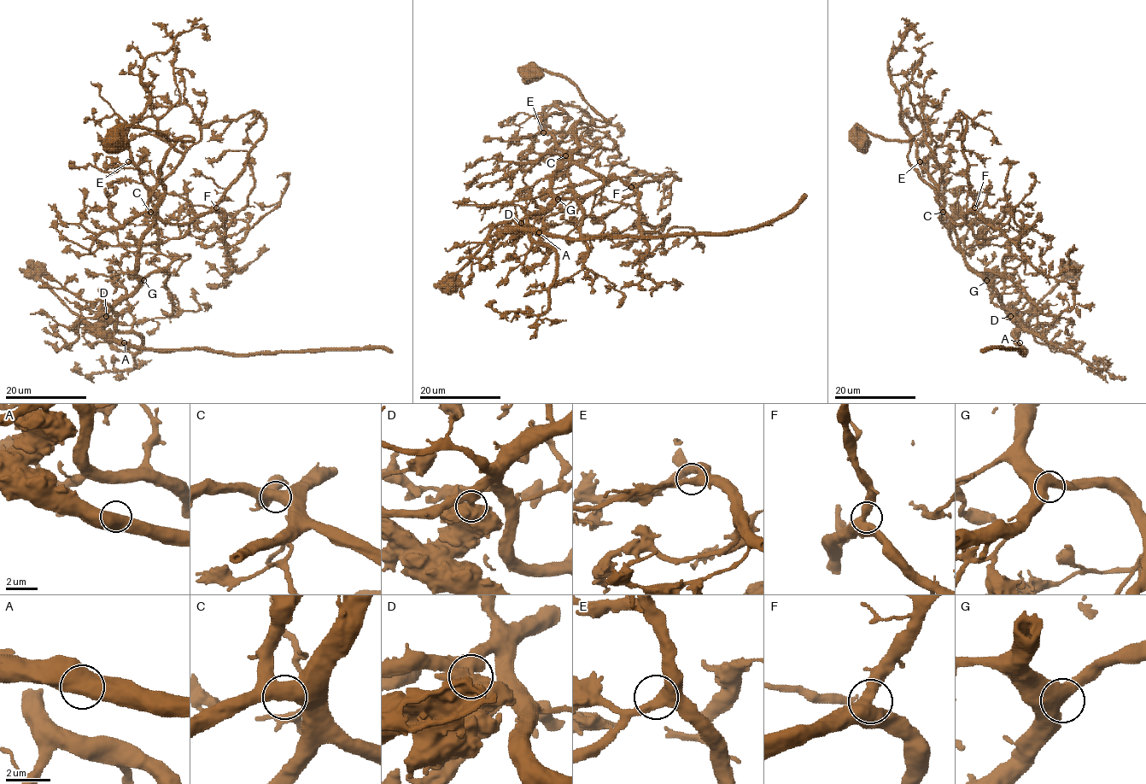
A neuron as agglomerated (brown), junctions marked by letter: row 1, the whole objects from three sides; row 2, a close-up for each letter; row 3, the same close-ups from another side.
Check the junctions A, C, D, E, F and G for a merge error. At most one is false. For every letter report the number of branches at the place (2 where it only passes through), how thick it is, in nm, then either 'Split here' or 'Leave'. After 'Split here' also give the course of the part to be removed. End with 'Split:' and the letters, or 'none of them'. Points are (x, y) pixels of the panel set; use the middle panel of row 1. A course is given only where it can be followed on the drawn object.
A: Branches: 2. Thickness 650 nm. Leave
C: Branches: 2. Thickness 550 nm. Leave
D: Branches: 2. Thickness 650 nm. Split here. Course of the part to remove: (520, 224), (517, 231), (532, 230), (543, 235), (568, 239), (730, 235), (770, 225), (790, 213), (807, 196)
E: Branches: 2. Thickness 500 nm. Leave
F: Branches: 2. Thickness 550 nm. Leave
G: Branches: 2. Thickness 600 nm. Leave
Split: D

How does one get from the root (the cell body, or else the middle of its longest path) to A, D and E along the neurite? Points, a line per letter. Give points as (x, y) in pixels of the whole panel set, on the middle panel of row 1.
A: (530, 72), (565, 76), (606, 122), (577, 125), (552, 204), (517, 231), (539, 232)
D: (530, 72), (565, 76), (606, 123), (577, 125), (578, 148), (554, 175), (552, 204), (534, 210), (520, 224)
E: (530, 72), (565, 76), (606, 122), (580, 121), (578, 148), (563, 155), (557, 142), (543, 132)

